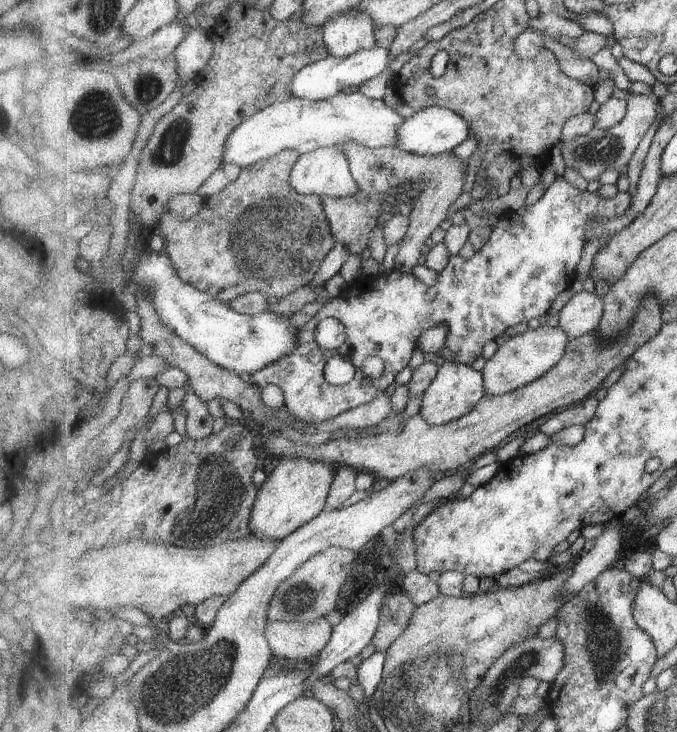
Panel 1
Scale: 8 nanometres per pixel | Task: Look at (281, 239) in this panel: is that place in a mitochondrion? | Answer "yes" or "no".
yes

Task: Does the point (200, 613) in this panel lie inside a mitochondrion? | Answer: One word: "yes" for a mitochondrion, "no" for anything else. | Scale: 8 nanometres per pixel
no

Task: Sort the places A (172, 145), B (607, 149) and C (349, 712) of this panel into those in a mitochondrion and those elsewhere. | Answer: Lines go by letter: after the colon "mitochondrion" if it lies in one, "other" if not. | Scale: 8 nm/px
A: mitochondrion
B: mitochondrion
C: other

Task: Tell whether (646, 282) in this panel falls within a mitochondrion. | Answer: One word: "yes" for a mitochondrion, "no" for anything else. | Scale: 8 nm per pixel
no

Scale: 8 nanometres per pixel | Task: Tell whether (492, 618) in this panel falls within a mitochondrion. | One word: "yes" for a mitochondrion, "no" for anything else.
no

